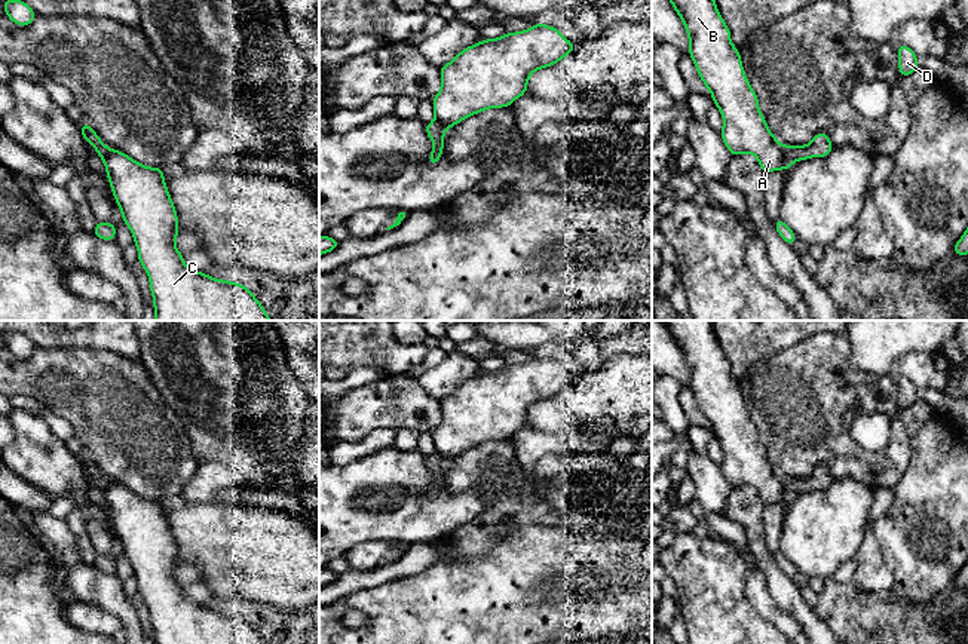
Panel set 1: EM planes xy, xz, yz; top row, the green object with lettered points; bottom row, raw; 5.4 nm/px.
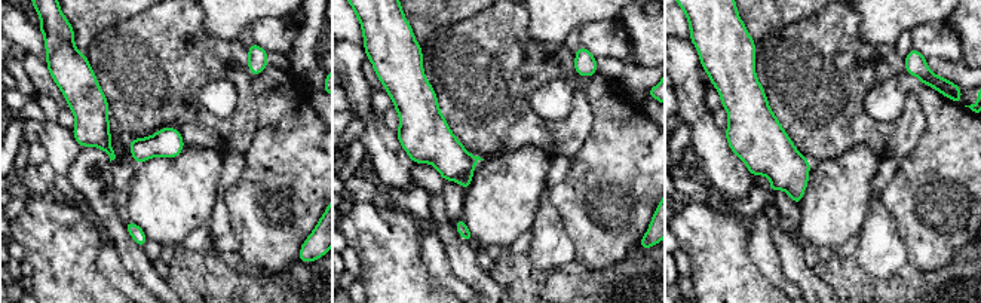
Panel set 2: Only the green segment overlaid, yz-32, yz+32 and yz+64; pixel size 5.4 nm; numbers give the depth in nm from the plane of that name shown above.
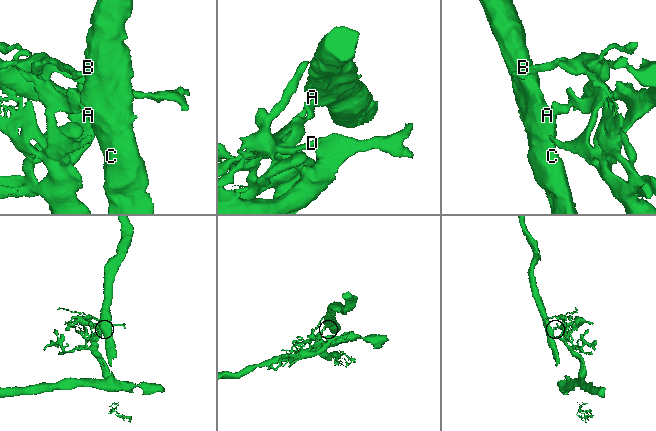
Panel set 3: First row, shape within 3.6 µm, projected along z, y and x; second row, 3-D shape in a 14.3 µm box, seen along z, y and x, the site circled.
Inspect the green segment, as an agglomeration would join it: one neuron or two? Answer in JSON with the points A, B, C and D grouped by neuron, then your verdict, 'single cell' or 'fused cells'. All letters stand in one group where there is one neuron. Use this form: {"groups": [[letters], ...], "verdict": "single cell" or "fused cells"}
{"groups": [["A", "B", "C"], ["D"]], "verdict": "fused cells"}

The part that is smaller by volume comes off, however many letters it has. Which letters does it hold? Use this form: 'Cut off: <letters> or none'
Cut off: D

